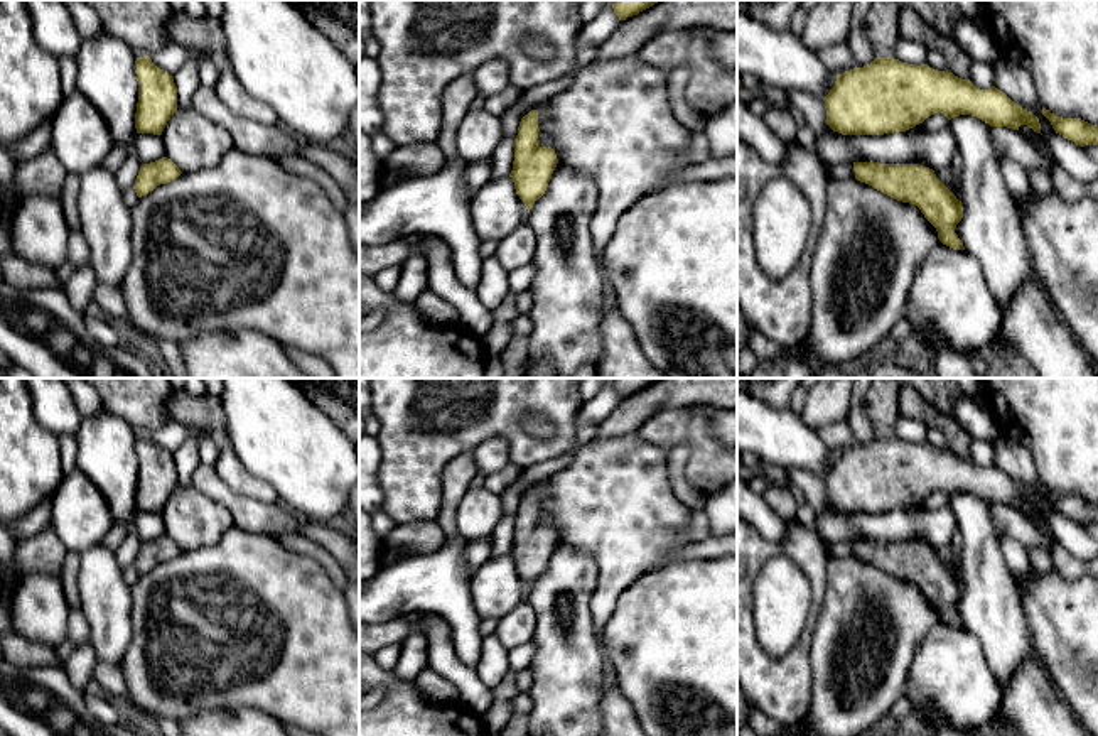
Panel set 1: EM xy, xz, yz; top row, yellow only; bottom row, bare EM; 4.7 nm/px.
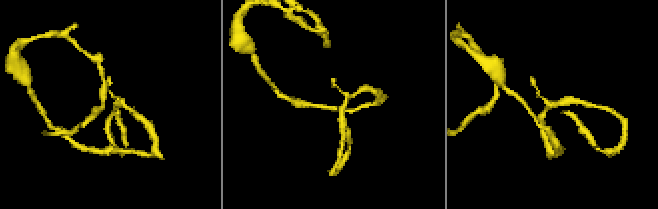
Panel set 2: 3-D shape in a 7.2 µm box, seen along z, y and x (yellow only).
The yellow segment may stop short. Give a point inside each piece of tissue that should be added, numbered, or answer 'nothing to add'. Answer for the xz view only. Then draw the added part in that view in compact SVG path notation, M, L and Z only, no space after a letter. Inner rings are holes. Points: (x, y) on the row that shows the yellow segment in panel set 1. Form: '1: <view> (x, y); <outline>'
1: xz (543, 142); M540 106L540 108L538 108L538 128L540 128L540 132L538 132L538 143L540 143L540 147L550 147L548 138L546 138L545 133L541 132L541 120L543 120L543 118L545 118L545 108Z

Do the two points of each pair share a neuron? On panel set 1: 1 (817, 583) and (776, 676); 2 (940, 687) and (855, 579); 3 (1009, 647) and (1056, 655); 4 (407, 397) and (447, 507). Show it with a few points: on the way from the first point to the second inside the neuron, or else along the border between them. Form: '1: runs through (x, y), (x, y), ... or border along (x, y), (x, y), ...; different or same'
1: runs through (815, 606), (800, 652); same
2: border along (936, 622), (916, 650), (904, 692); different
3: border along (1022, 611), (1034, 654); different
4: border along (457, 454), (442, 473), (442, 502), (434, 519); different

